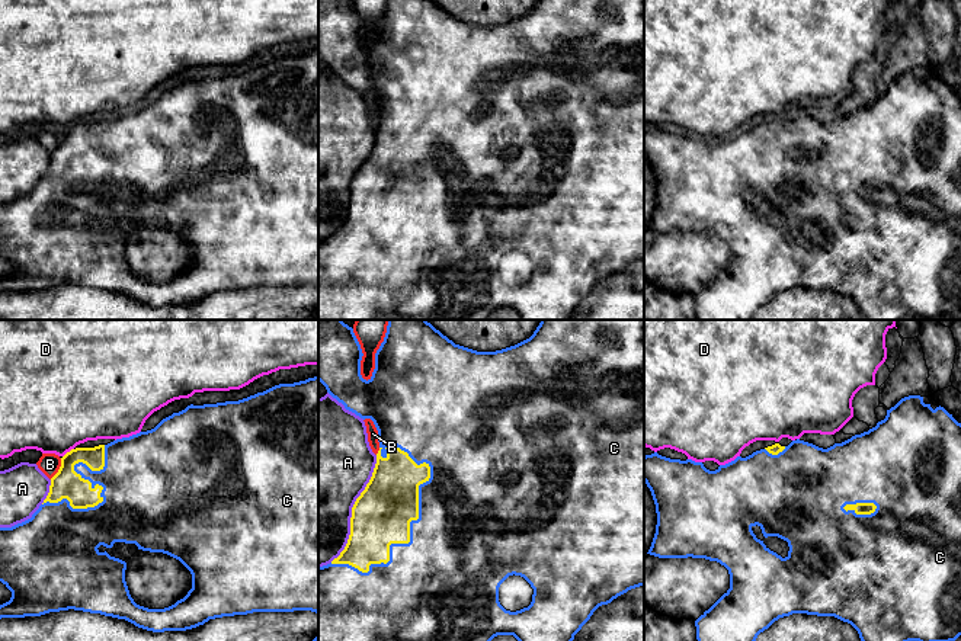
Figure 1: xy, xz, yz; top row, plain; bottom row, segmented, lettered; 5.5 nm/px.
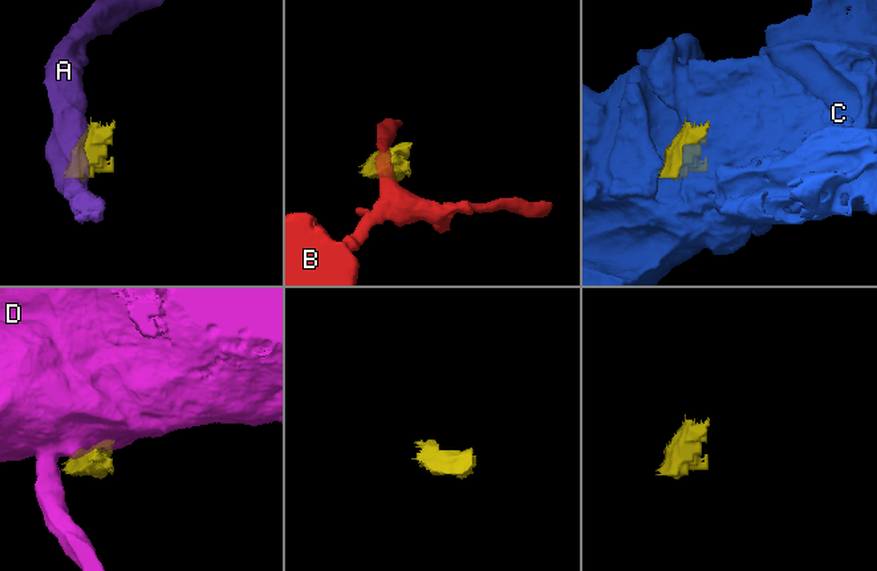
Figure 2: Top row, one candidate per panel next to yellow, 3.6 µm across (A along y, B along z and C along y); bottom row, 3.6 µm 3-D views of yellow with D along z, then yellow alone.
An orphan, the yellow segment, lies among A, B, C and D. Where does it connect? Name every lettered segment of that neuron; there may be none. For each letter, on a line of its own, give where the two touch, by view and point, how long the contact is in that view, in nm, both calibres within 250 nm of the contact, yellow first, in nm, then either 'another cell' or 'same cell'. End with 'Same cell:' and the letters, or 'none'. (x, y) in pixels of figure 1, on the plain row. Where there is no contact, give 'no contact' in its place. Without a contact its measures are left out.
A: xz (352, 183) | 650 nm | 320/480 nm | another cell
B: xy (60, 143) | 140 nm | 160/120 nm | another cell
C: xz (403, 217) | 800 nm | 320/480 nm | same cell
D: xy (67, 127) | 80 nm | 160/480 nm | another cell
Same cell: C

